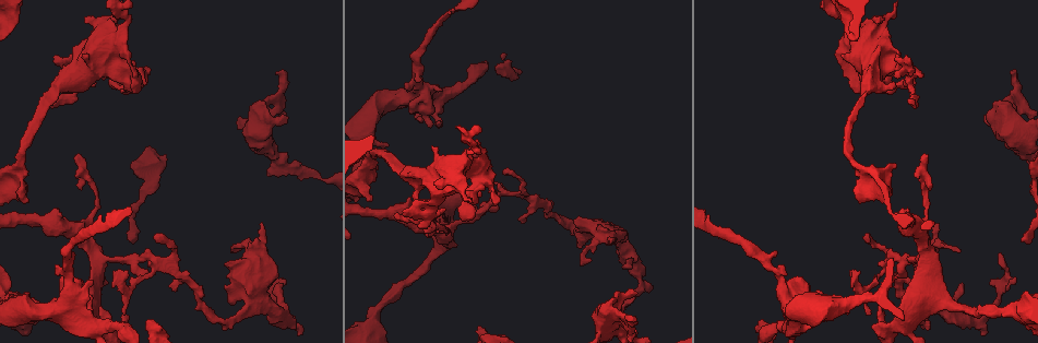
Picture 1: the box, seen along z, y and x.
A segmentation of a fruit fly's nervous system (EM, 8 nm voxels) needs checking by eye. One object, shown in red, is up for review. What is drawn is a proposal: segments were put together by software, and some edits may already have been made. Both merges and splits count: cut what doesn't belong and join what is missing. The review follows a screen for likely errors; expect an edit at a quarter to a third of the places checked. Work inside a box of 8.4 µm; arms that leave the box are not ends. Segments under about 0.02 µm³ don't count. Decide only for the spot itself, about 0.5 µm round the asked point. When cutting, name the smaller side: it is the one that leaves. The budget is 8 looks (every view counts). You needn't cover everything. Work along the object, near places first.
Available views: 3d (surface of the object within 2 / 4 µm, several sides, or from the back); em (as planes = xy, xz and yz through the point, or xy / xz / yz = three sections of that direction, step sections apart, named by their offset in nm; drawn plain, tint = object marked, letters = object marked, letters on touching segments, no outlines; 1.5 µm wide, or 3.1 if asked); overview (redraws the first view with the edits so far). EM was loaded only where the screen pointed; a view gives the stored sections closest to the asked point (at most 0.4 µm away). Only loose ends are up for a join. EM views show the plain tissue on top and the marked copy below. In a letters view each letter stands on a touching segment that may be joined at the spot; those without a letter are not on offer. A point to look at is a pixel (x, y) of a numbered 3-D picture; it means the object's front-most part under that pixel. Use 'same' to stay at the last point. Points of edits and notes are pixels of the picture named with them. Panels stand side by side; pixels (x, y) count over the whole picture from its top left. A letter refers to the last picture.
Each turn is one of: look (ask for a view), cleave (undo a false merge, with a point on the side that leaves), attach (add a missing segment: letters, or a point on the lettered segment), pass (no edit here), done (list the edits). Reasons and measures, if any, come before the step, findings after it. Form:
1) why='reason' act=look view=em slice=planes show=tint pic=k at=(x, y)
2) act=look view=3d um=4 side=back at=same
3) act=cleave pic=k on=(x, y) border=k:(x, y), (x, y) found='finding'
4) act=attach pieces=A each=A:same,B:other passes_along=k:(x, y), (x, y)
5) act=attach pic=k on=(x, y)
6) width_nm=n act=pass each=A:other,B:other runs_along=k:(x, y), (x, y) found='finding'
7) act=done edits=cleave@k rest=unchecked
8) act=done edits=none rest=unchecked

why='an open end' act=look view=em slice=planes show=letters pic=1 at=(938, 223)

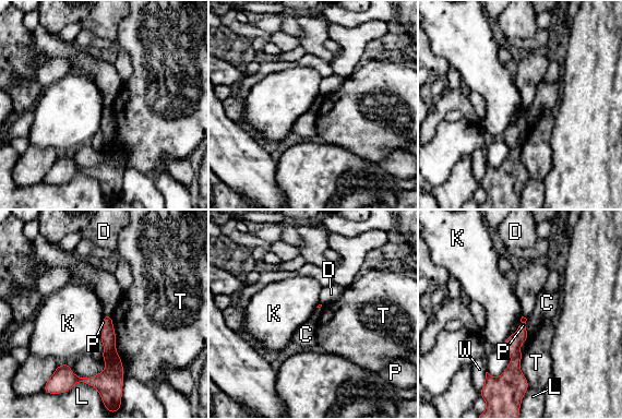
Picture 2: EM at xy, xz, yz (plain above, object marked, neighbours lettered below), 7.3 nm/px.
act=pass each=C:other,D:other,K:other,L:other,P:other,T:other,W:other border=2:(104, 315), (111, 318) found='none of them fits'

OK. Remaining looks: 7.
why='a fork' act=look view=em um=3.1 slice=planes show=letters pic=1 at=(157, 261)

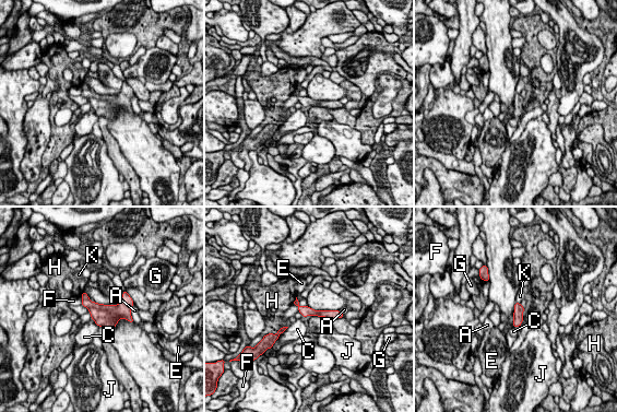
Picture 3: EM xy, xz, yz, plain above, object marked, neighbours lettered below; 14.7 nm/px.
act=pass each=A:other,C:other,E:other,F:other,G:other,H:other,J:other,K:other runs_along=3:(300, 309), (311, 313), (340, 315) found='one cell here'

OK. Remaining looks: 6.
act=look view=3d um=4 pic=1 at=(83, 55)

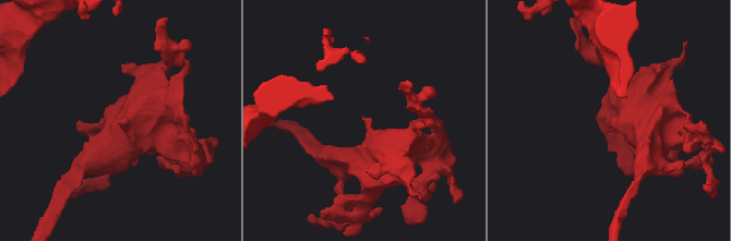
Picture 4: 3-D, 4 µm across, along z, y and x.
why='now the EM' act=look view=em slice=planes show=letters pic=4 at=(364, 120)

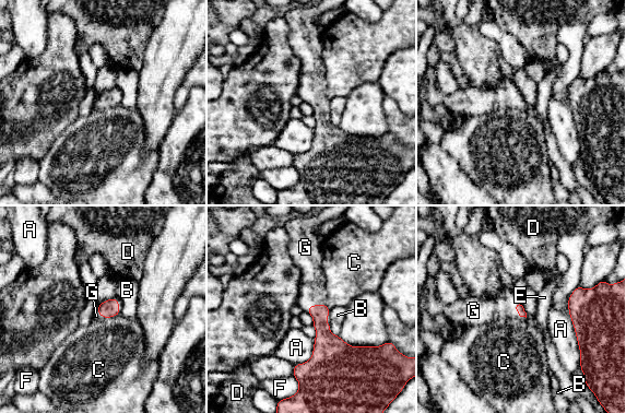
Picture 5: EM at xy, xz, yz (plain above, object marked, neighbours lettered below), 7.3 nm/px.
act=attach pieces=G each=A:other,B:other,C:other,D:other,E:other,F:other,G:same passes_along=5:(323, 338), (315, 305), (311, 292) found='the cell continues'

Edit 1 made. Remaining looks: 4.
act=done edits=attach@5 rest=unchecked

